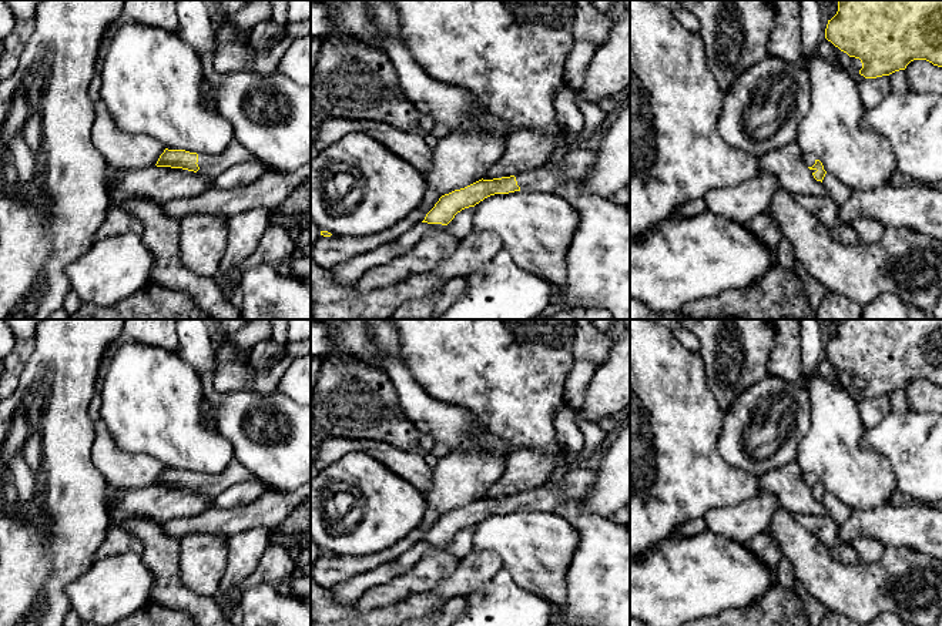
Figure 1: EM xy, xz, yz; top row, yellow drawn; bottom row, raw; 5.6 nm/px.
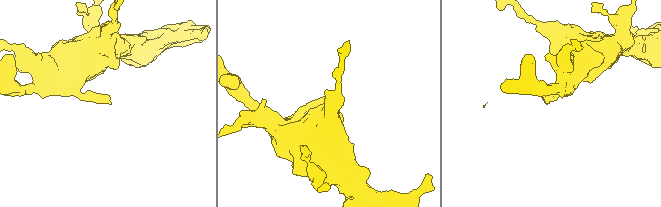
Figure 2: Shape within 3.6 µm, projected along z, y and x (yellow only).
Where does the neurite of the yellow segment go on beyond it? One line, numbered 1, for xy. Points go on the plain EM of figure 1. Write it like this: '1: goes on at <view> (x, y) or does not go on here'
1: goes on at xy (211, 485)

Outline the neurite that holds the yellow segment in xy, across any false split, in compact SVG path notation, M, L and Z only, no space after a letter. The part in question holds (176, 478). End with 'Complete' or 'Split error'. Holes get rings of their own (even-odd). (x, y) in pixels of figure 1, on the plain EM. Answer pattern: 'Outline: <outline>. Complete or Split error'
Outline: M232 459L219 473L197 473L185 469L165 468L155 485L198 491L214 502L229 486L254 478L247 468Z. Split error

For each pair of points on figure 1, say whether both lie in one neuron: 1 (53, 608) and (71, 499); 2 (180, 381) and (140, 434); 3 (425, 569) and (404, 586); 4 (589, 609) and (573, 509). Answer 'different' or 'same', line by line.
1: same
2: same
3: same
4: same

